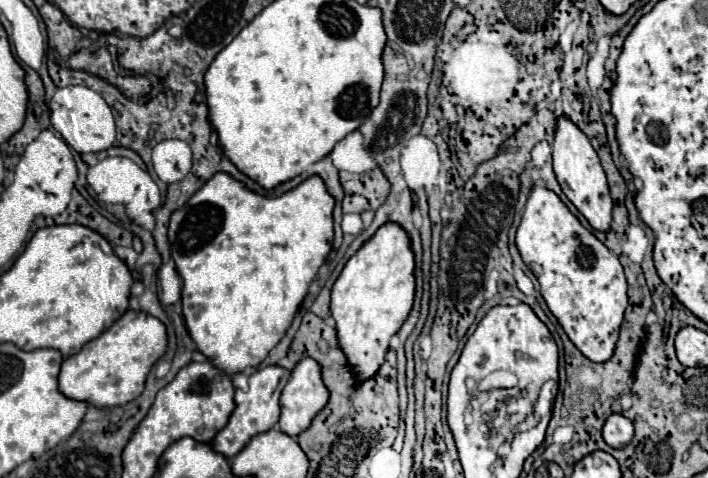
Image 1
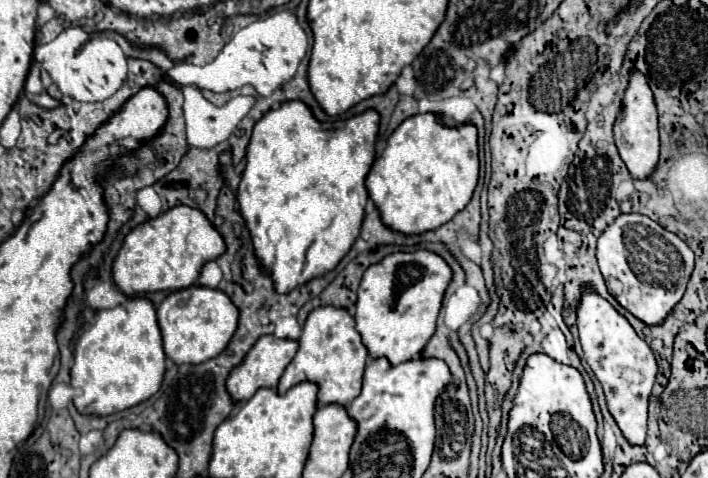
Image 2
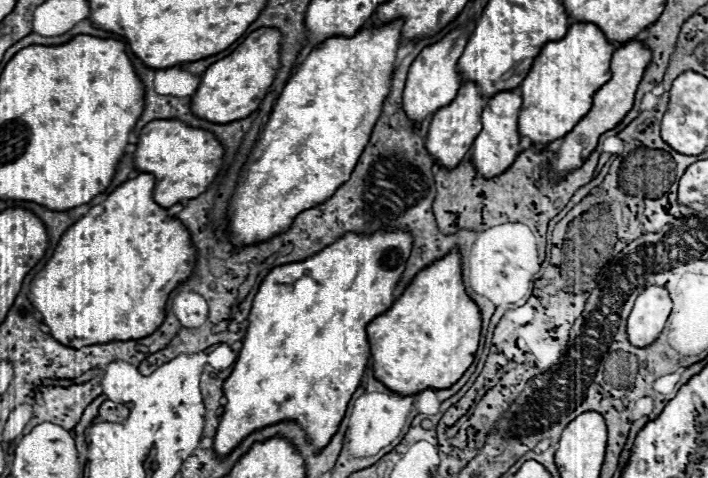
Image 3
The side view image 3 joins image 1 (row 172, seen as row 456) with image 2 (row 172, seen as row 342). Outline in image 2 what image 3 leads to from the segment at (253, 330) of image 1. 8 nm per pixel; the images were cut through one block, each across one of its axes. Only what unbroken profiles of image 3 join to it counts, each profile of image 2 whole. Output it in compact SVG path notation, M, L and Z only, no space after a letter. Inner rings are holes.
M298 100L284 102L276 110L272 108L256 122L246 148L246 166L236 190L236 202L250 232L254 256L270 274L278 294L288 294L296 286L302 286L334 270L358 238L364 206L368 202L364 180L374 162L378 126L378 112L368 110L360 116L338 122L332 130L326 130Z

